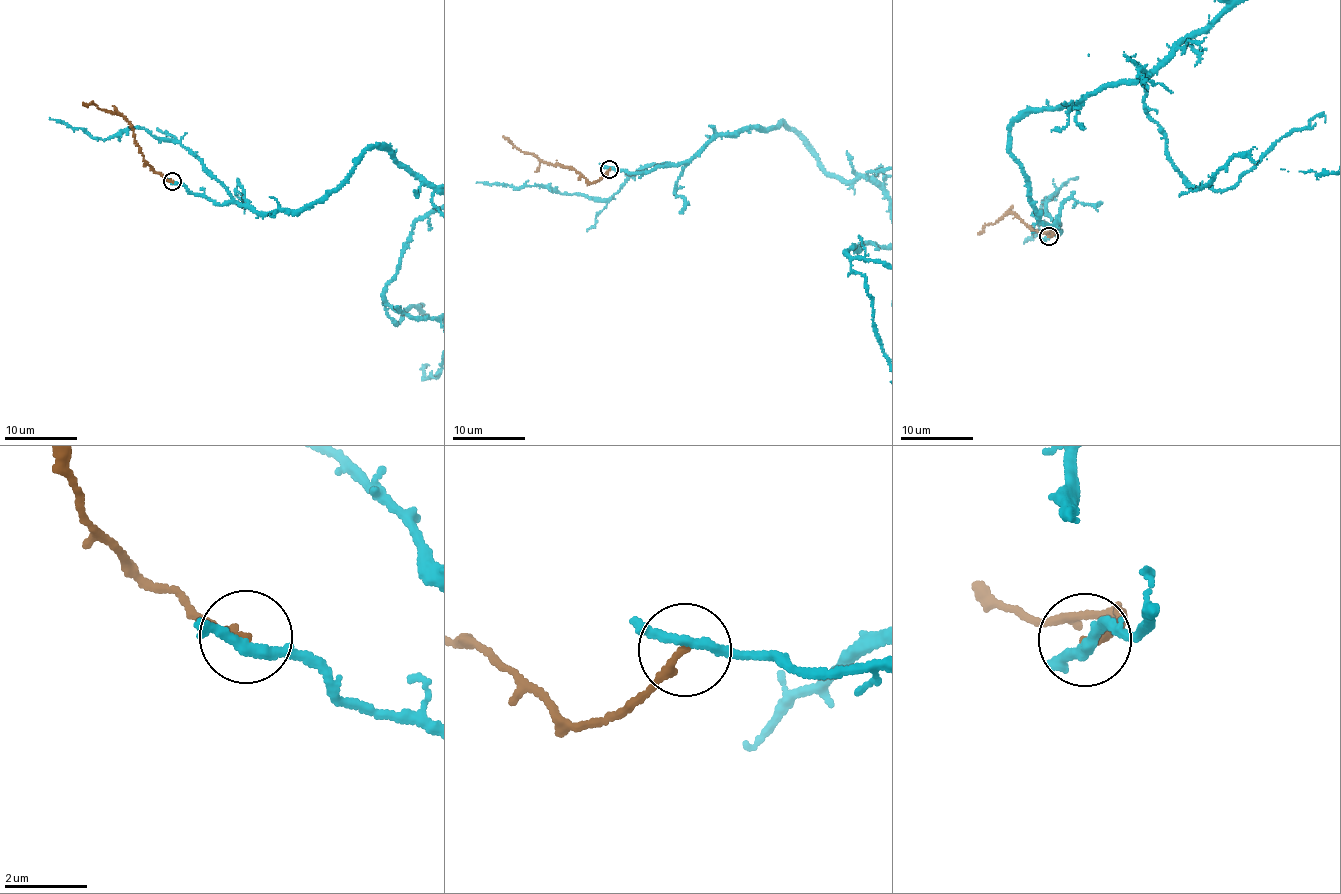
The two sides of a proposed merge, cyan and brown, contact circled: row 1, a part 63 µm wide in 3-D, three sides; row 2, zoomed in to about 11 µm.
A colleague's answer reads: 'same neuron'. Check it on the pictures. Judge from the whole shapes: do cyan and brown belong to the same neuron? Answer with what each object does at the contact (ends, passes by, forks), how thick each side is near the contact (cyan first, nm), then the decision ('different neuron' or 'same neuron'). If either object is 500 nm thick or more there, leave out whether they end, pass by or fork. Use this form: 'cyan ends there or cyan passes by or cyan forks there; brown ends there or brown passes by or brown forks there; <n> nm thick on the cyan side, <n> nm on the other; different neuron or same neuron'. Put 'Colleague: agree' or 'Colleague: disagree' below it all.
cyan passes by; brown ends there; 240 nm thick on the cyan side, 190 nm on the other; different neuron
Colleague: disagree

